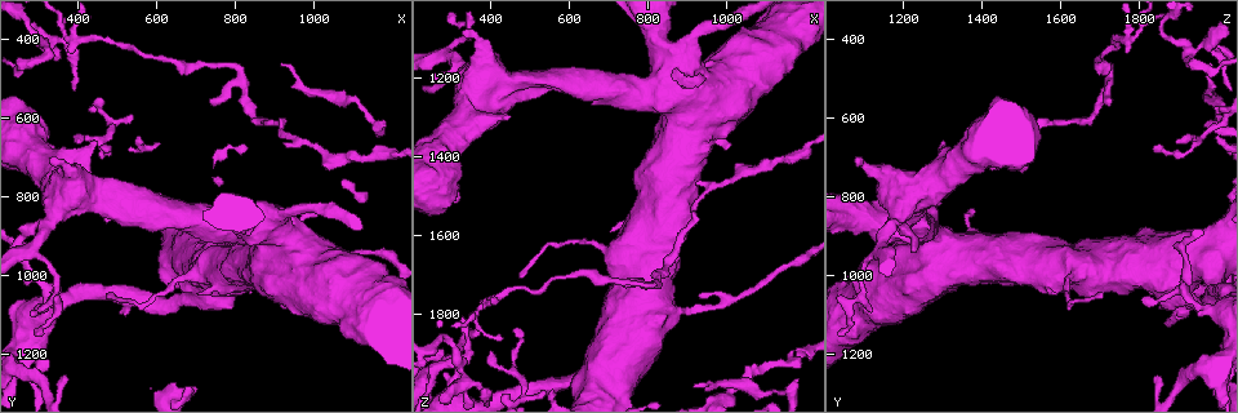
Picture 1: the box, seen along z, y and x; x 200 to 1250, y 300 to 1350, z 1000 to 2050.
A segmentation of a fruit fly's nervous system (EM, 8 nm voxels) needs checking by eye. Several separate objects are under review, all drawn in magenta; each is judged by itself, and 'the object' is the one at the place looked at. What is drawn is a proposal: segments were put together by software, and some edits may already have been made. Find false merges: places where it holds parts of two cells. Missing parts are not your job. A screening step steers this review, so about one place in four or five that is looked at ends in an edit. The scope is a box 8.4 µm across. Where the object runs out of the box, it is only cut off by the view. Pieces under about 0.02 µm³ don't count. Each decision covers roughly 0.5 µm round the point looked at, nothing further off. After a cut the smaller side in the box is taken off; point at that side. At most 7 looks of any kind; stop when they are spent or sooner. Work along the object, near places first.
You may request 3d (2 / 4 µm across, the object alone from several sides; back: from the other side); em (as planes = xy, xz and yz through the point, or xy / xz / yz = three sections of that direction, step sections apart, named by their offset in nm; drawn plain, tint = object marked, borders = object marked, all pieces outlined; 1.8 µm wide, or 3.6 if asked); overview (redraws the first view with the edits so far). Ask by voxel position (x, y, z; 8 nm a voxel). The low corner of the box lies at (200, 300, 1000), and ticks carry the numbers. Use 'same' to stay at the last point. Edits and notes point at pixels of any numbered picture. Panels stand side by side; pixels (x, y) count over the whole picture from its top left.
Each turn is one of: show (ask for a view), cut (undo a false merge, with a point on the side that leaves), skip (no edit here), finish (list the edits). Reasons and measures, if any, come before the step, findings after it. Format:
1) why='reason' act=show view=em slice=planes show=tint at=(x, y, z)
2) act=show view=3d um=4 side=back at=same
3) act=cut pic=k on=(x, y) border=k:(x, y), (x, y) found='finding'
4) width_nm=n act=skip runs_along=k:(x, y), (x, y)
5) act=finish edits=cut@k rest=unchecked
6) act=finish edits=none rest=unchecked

why='narrows sharply' act=show view=3d um=4 at=(320, 435, 1930)

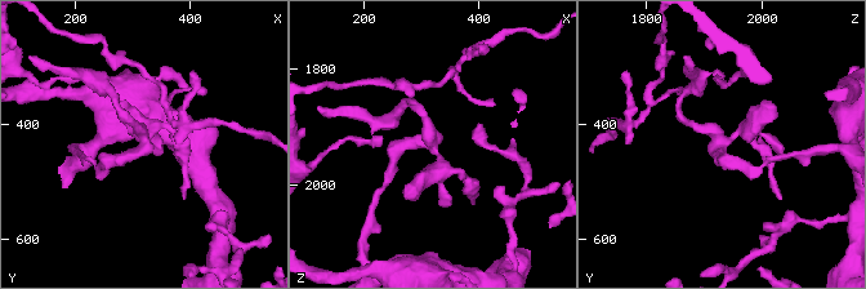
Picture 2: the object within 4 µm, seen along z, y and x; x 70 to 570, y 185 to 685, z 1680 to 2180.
why='now the EM' act=show view=em slice=planes show=tint at=(315, 425, 1925)

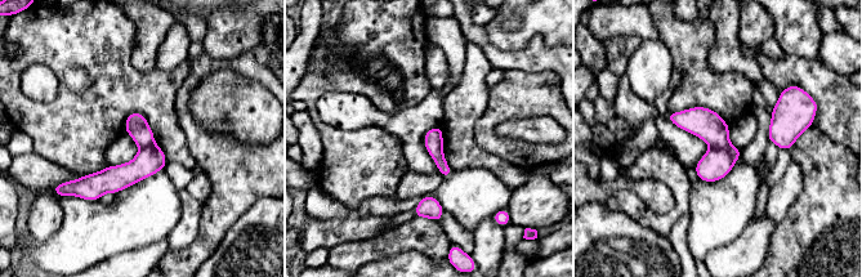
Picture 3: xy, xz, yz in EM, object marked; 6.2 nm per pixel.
width_nm=120 act=cut pic=3 on=(704, 123) border=3:(713, 147), (724, 150), (735, 161) found='two cells meet here'

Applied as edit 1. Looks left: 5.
act=show view=overview

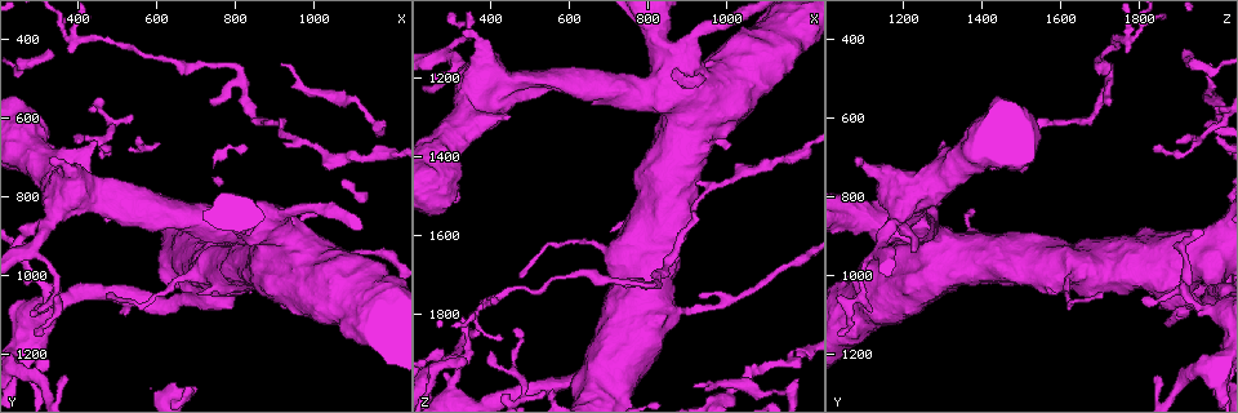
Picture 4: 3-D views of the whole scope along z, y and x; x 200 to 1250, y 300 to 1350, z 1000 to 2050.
act=show view=3d um=4 at=(700, 1035, 1885)

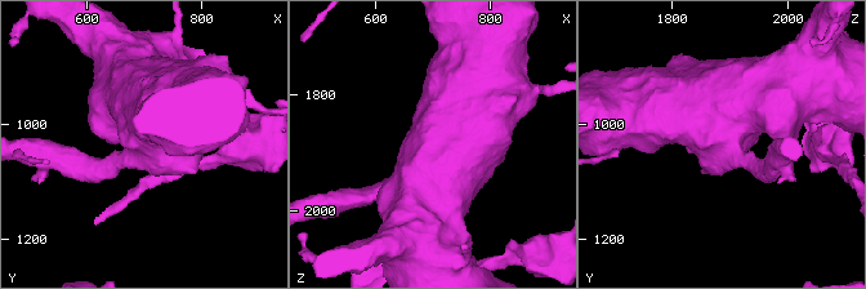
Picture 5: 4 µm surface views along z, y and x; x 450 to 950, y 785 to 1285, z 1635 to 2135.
why='need the tissue' act=show view=em um=3.6 slice=planes show=plain at=(705, 1025, 1890)

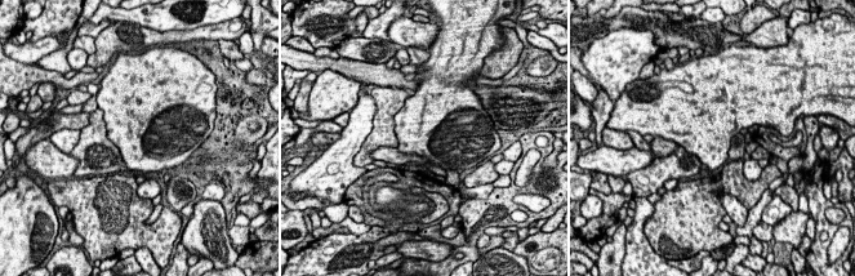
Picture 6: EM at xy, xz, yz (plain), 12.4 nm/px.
why='what lies round it' act=show view=em um=3.6 slice=planes show=borders at=same

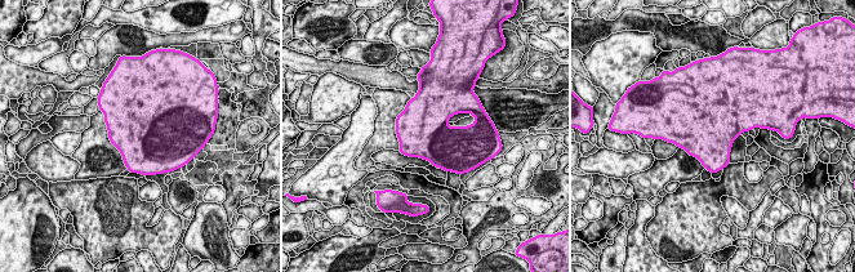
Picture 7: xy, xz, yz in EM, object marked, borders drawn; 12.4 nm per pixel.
act=skip found='one cell here'

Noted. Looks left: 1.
act=finish edits=cut@3 rest=unchecked

